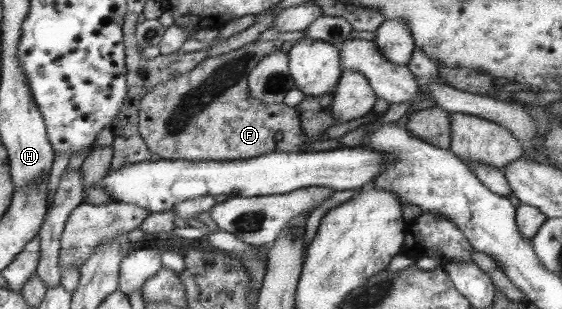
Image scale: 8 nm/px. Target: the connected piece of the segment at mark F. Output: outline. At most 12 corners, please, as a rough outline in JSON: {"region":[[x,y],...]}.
{"region":[[272,36],[207,57],[142,96],[160,160],[232,161],[304,141],[297,111],[246,75]]}

